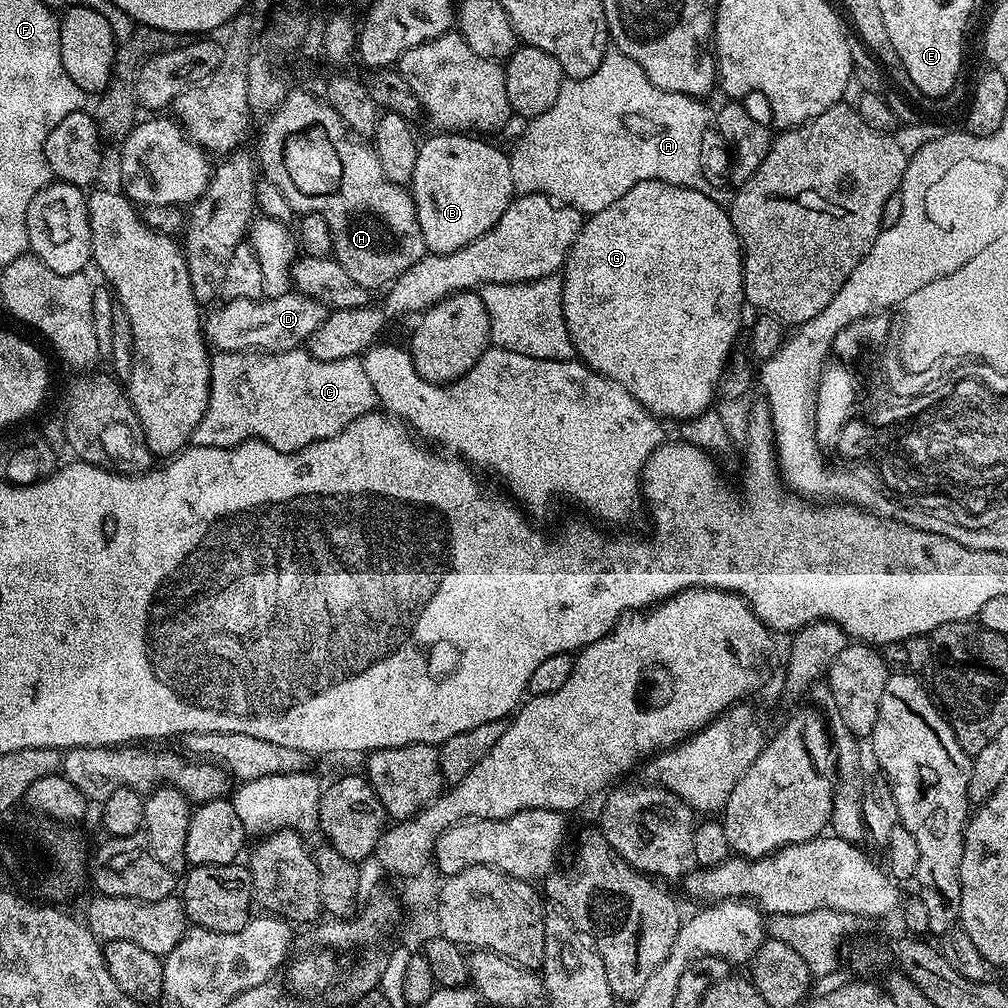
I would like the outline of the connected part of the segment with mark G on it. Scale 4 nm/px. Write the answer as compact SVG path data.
M661 180L638 182L618 202L610 202L606 210L591 213L581 223L580 233L574 238L568 259L562 269L564 289L562 290L562 310L566 318L568 333L576 348L576 356L588 367L602 374L607 380L613 380L622 386L638 403L657 418L665 421L683 422L713 407L712 400L717 399L716 387L722 374L722 366L727 364L728 355L737 347L736 335L740 332L740 311L746 308L744 299L744 258L740 250L740 239L732 225L729 209L714 202L706 194L693 188L683 188L677 184L667 184Z

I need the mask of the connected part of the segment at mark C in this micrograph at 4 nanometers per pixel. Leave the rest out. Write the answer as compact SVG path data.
M298 347L289 352L217 351L211 362L206 414L202 414L202 422L198 422L191 439L198 448L236 448L243 440L261 440L279 452L297 452L346 430L350 422L373 411L378 404L364 361L355 356L322 362Z

